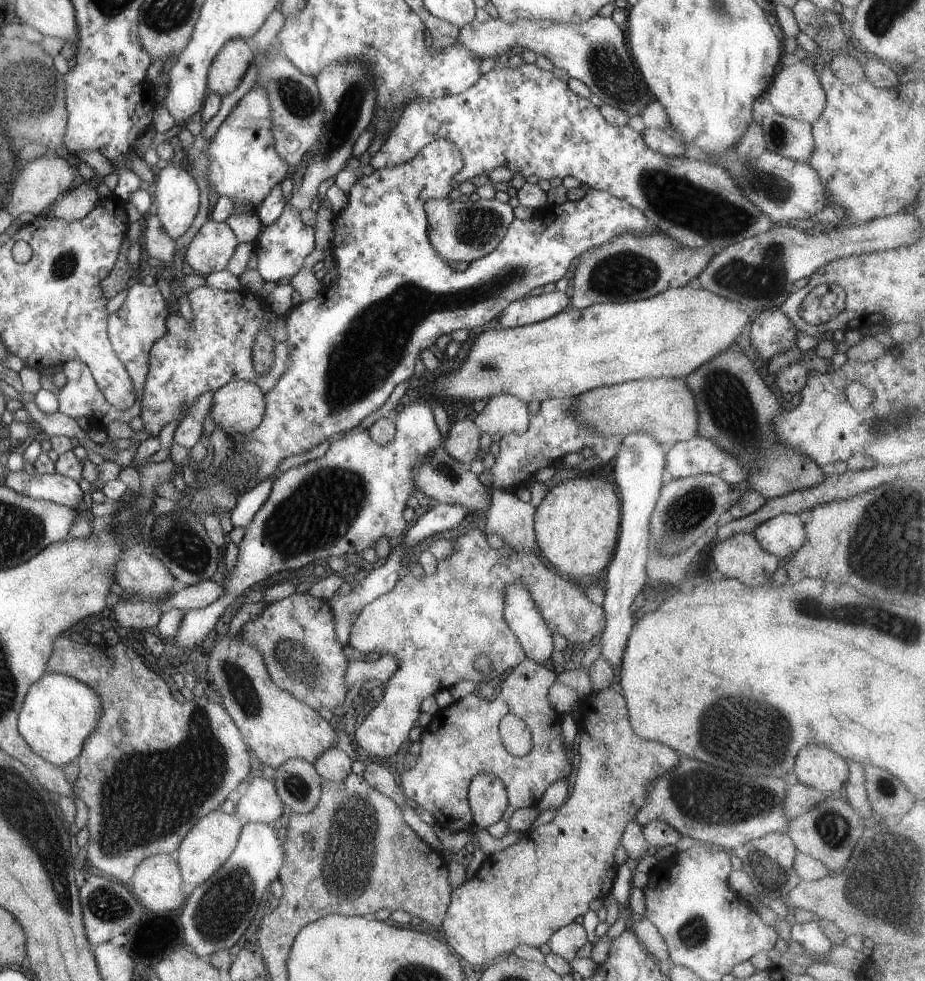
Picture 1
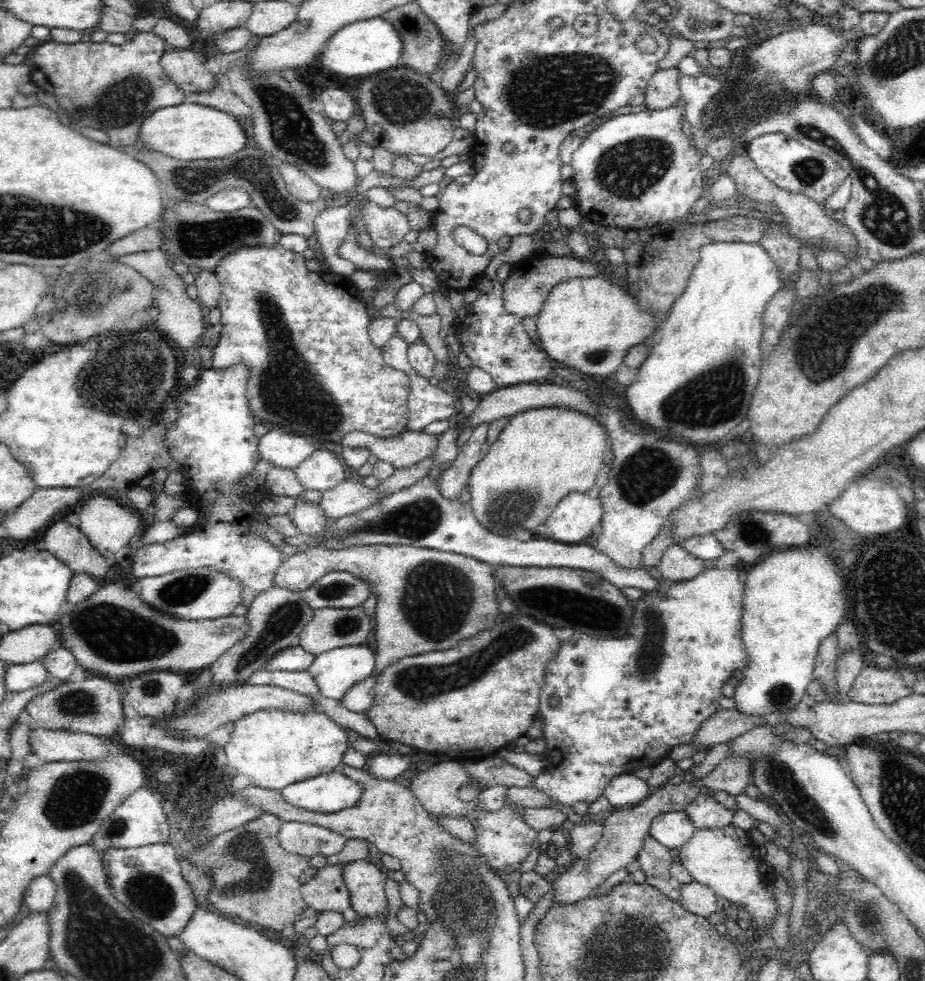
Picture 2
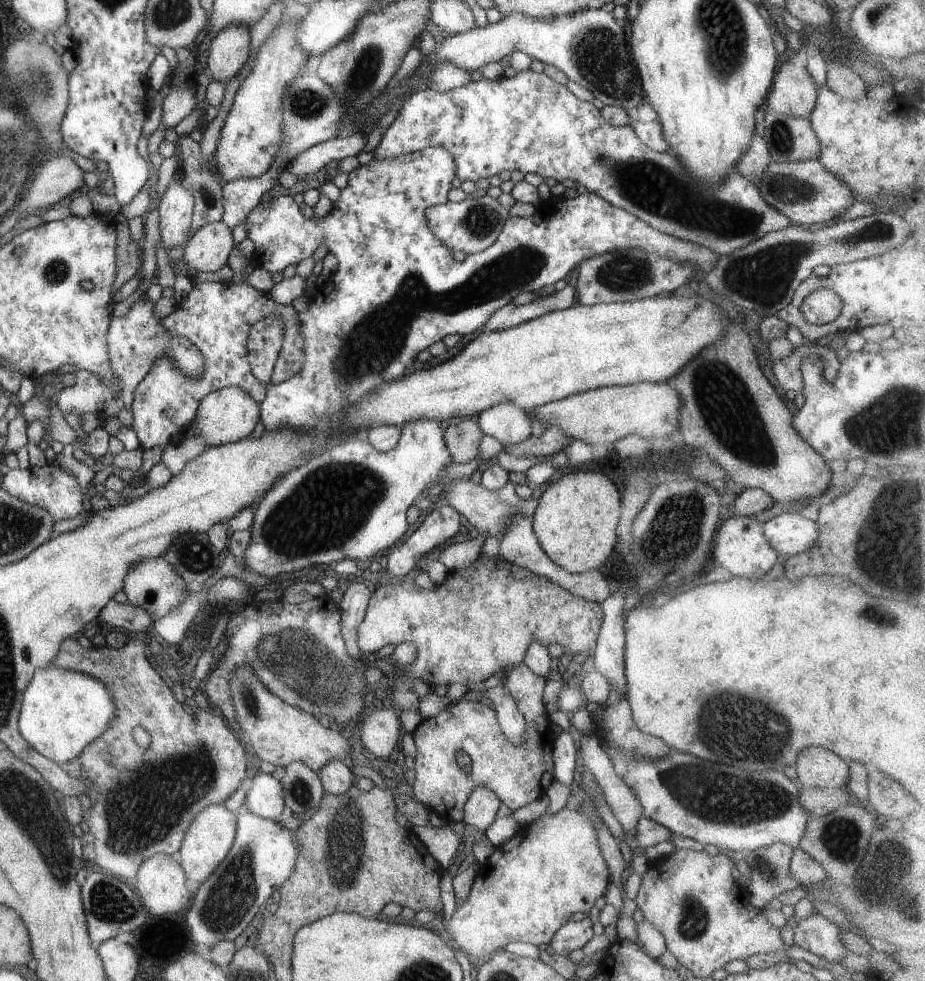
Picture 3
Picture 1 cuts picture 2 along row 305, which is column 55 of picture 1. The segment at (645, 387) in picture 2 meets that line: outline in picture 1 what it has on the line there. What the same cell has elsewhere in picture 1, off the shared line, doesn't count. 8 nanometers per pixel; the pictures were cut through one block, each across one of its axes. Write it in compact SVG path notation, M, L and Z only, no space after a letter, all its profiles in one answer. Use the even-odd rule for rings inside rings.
M44 671L28 688L16 726L41 760L62 767L81 752L85 739L97 726L101 698L89 686L64 674Z

